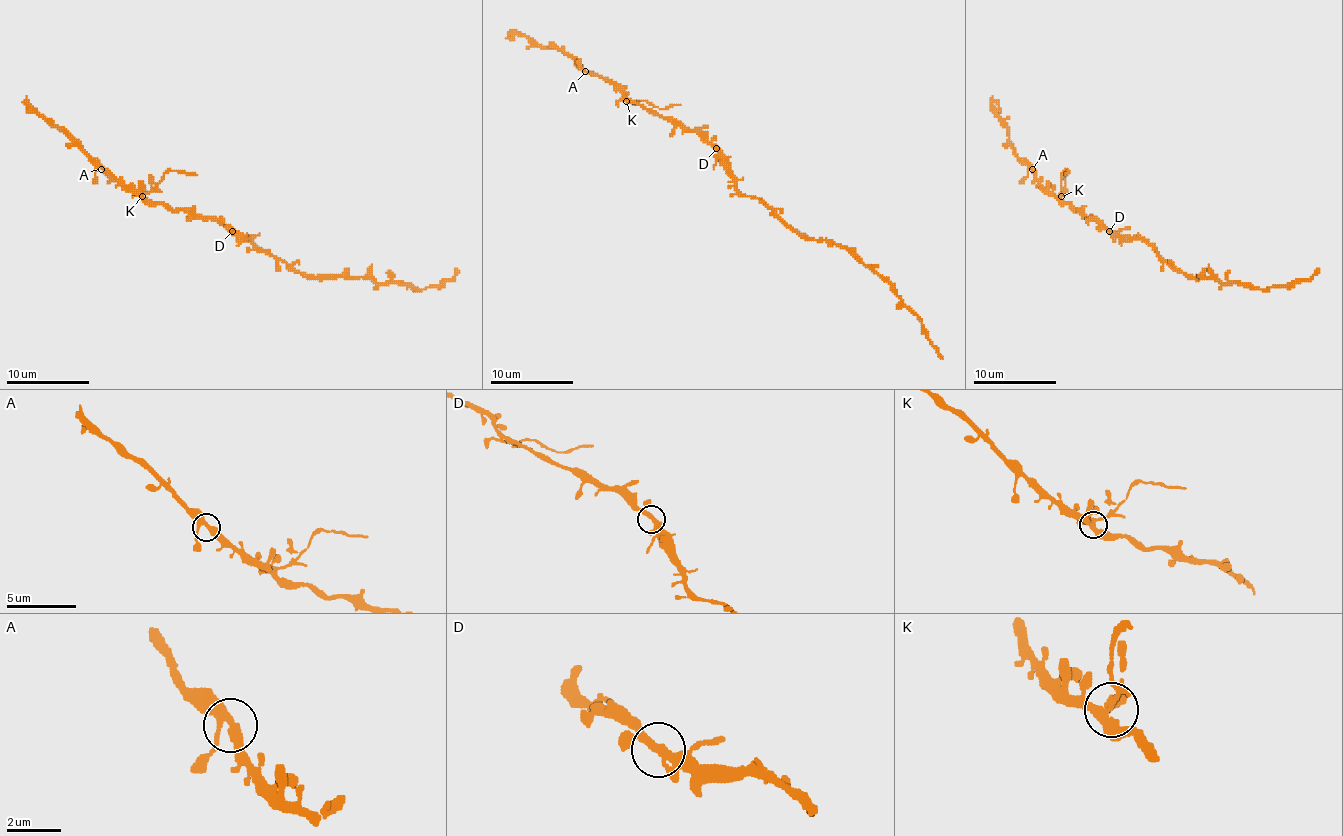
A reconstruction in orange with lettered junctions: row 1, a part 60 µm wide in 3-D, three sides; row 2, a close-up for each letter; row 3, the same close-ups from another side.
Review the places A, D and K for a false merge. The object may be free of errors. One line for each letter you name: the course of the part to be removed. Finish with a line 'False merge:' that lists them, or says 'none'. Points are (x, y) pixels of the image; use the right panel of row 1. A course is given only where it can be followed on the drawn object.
K: foreign part runs (1061, 196), (1061, 177), (1069, 171), (1065, 175)
False merge: K

